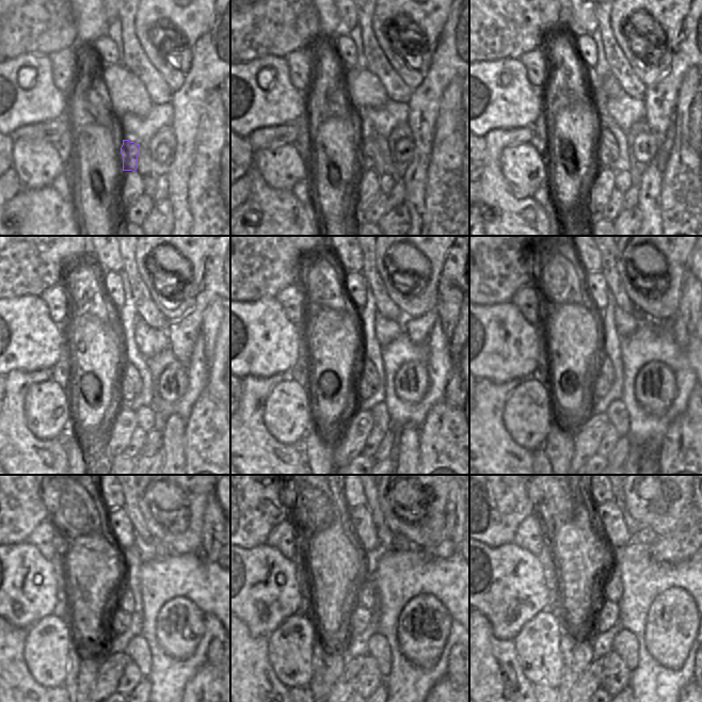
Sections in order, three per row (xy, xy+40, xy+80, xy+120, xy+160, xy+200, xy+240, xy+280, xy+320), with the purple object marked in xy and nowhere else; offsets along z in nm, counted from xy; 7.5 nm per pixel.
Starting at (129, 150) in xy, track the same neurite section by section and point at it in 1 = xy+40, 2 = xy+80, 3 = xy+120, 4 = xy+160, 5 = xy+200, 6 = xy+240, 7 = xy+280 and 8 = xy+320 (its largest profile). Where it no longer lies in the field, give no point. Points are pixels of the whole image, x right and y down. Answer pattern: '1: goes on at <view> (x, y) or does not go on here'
1: goes on at xy+40 (367, 150)
2: goes on at xy+80 (606, 152)
3: goes on at xy+120 (127, 391)
4: goes on at xy+160 (362, 387)
5: goes on at xy+200 (599, 385)
6: goes on at xy+240 (121, 620)
7: goes on at xy+280 (360, 617)
8: goes on at xy+320 (606, 615)

